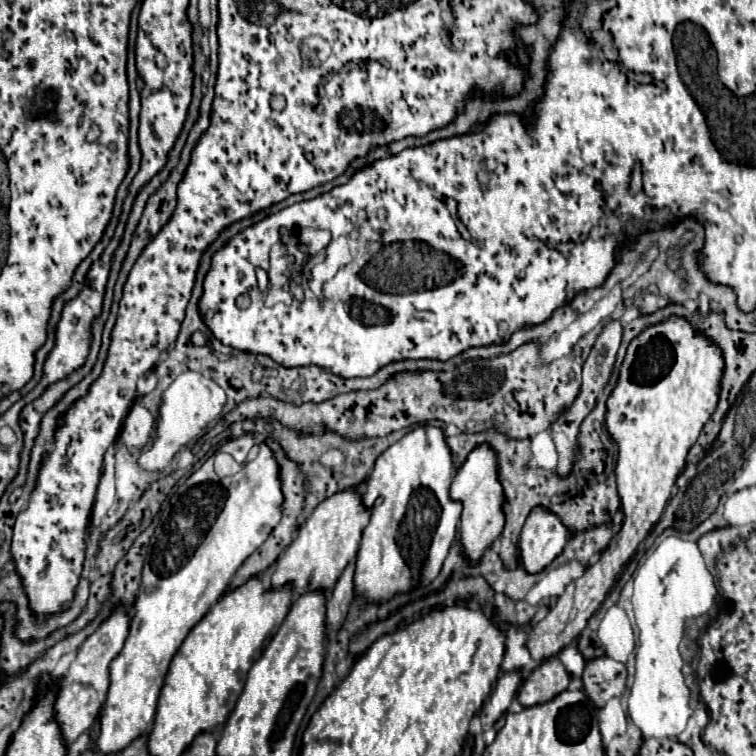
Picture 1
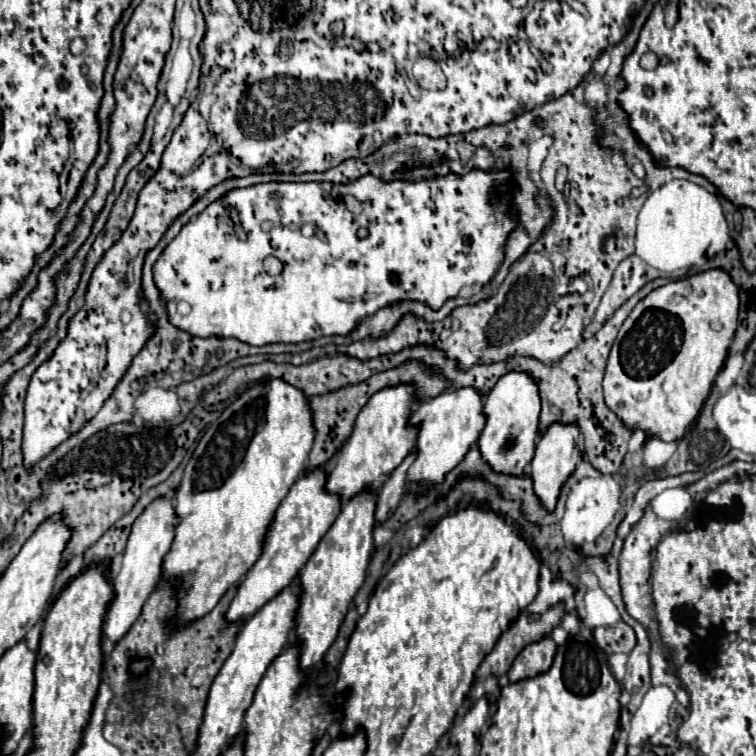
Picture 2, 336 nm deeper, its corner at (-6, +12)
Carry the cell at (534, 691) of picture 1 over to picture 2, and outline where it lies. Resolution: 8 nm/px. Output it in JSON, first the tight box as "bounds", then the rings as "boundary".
{"bounds":[507,636,557,682],"boundary":[[[545,636],[541,642],[537,644],[529,644],[513,662],[511,670],[507,672],[509,682],[519,682],[525,678],[535,678],[543,672],[547,672],[553,664],[557,652],[557,644]]]}

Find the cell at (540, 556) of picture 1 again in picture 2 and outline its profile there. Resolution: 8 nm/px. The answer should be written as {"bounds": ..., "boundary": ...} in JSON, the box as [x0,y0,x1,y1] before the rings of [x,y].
{"bounds":[531,424,581,512],"boundary":[[[551,424],[551,428],[541,436],[533,462],[531,462],[531,480],[535,496],[541,500],[547,512],[553,512],[565,482],[573,476],[575,466],[581,460],[581,432],[575,424]]]}

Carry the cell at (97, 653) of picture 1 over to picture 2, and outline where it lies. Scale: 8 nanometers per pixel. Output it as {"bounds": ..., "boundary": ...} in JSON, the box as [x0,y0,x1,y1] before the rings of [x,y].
{"bounds":[103,498,179,644],"boundary":[[[159,498],[151,502],[145,512],[135,520],[133,530],[127,540],[127,548],[123,552],[123,562],[117,578],[113,580],[113,600],[107,606],[105,618],[103,618],[103,640],[109,640],[111,644],[117,644],[135,624],[139,618],[139,612],[147,600],[147,596],[157,588],[161,582],[161,560],[171,550],[173,544],[173,528],[179,520],[175,520],[173,502],[169,498]]]}

